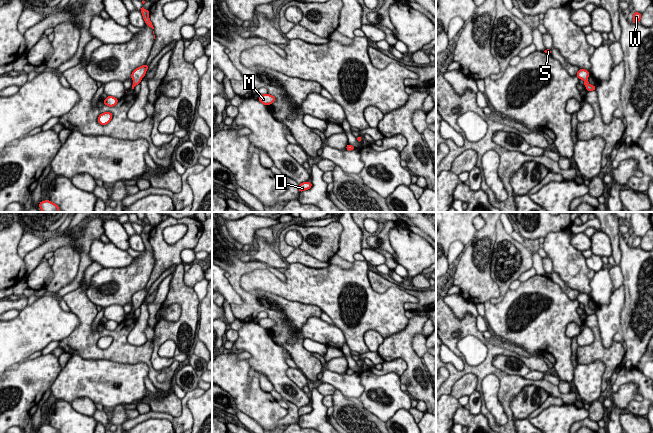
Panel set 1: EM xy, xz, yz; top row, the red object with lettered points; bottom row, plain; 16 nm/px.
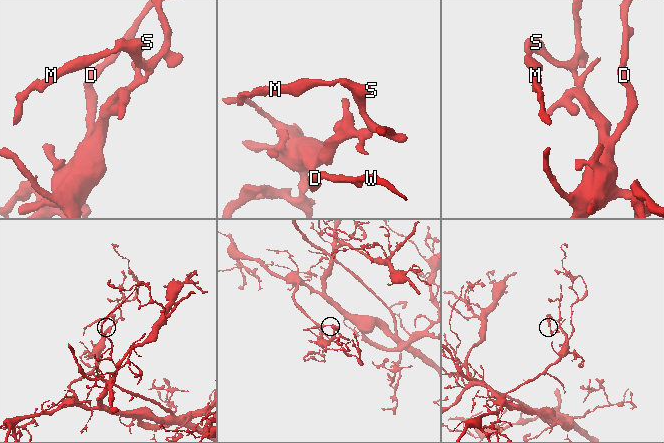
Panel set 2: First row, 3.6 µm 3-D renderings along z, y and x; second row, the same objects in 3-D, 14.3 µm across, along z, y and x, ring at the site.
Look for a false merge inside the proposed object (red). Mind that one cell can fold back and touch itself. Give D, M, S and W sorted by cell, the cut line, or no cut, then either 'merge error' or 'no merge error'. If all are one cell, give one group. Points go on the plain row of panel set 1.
D M S W | no cut | no merge error

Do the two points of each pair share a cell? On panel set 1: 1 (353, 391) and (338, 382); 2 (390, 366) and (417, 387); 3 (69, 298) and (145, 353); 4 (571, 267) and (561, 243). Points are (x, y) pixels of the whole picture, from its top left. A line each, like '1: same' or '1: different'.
1: same
2: different
3: same
4: same

